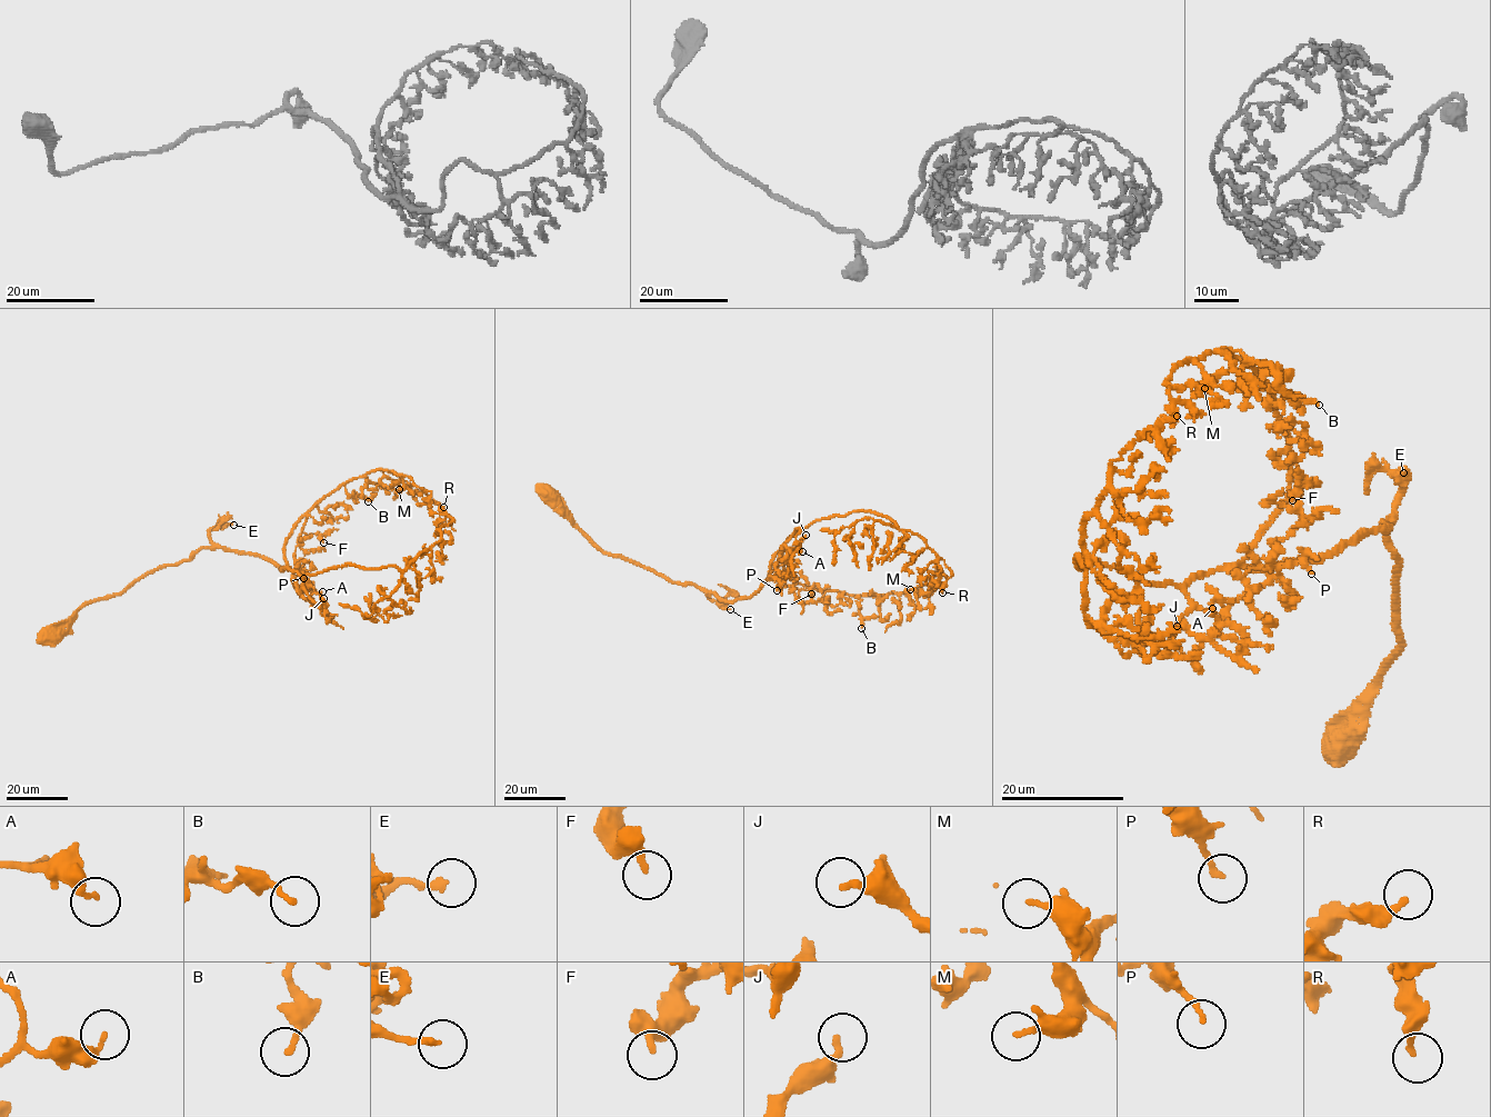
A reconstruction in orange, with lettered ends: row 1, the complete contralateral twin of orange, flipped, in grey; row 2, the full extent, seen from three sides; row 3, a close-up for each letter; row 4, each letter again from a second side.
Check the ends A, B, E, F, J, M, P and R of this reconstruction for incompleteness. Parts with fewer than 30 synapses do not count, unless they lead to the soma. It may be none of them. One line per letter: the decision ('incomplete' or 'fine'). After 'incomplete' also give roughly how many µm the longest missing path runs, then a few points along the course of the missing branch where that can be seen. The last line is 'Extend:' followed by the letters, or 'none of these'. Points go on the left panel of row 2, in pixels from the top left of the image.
A: fine
B: fine
E: fine
F: fine
J: fine
M: fine
P: fine
R: fine
Extend: none of these

